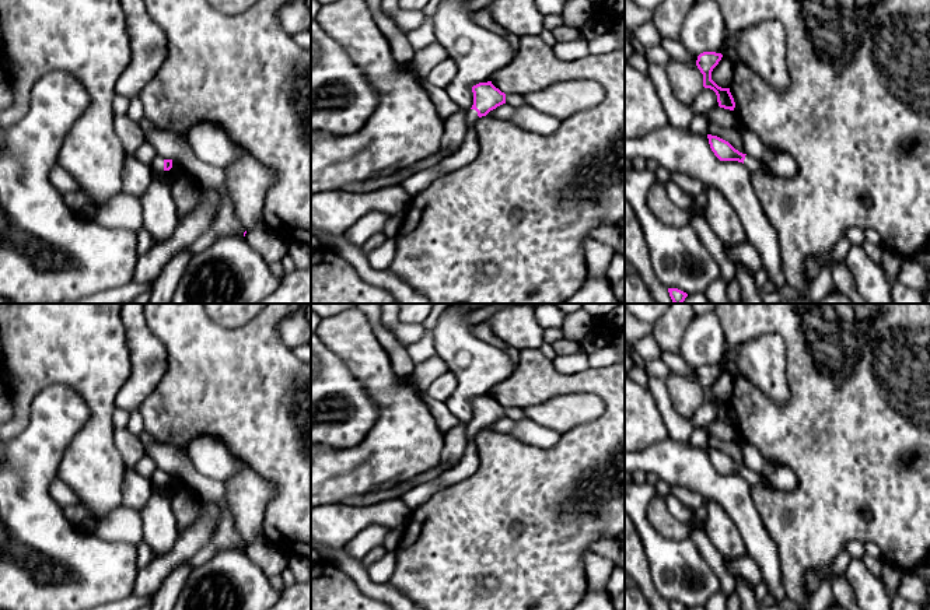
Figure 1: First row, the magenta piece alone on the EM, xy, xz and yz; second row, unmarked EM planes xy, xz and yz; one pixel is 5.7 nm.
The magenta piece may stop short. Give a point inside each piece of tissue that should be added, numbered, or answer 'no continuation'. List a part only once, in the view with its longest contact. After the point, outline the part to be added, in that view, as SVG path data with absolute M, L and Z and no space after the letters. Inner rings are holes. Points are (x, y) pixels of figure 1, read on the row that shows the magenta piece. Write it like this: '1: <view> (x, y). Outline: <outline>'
1: xy (157, 164). Outline: M157 155L150 165L151 171L164 172L164 159L164 157Z

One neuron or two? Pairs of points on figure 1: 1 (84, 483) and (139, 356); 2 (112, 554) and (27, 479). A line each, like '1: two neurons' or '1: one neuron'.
1: two neurons
2: one neuron

